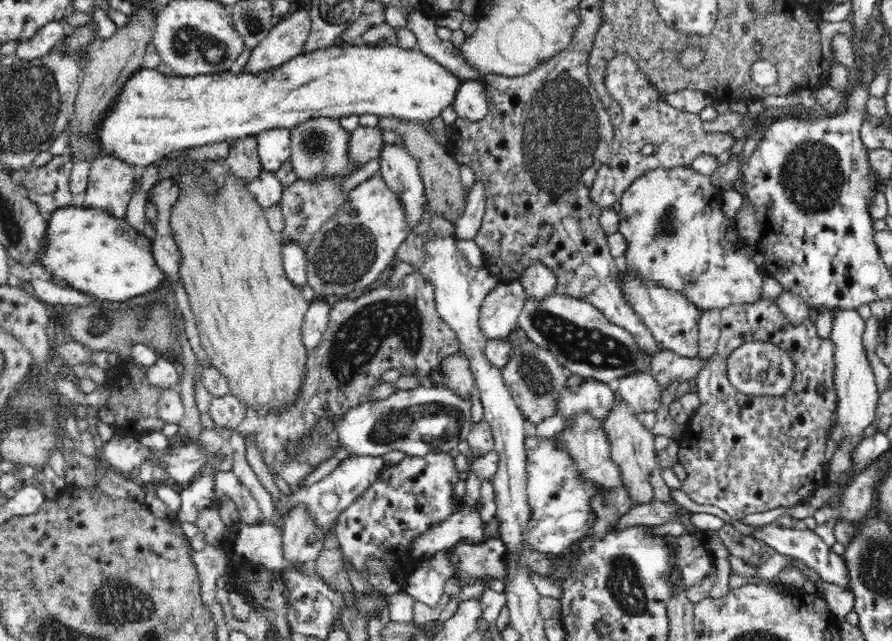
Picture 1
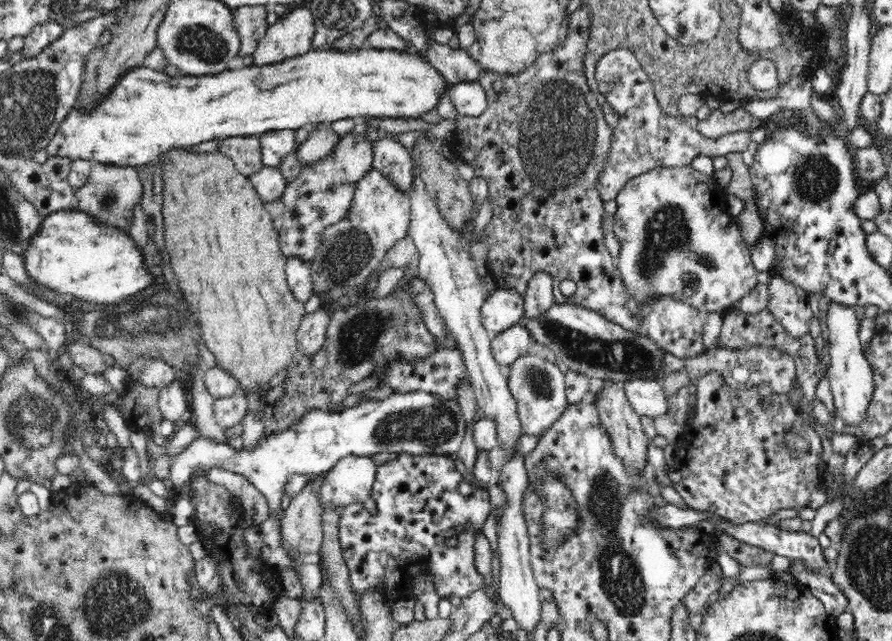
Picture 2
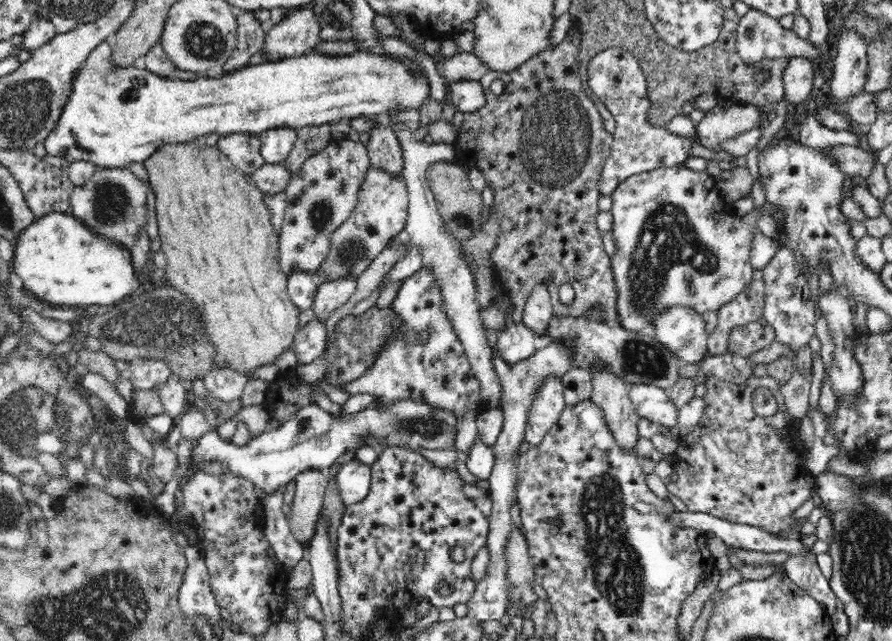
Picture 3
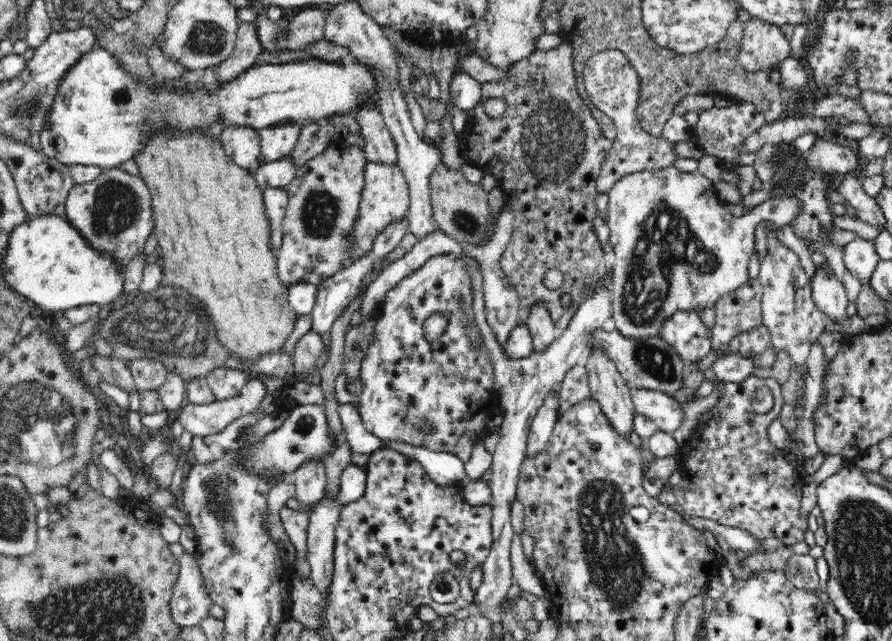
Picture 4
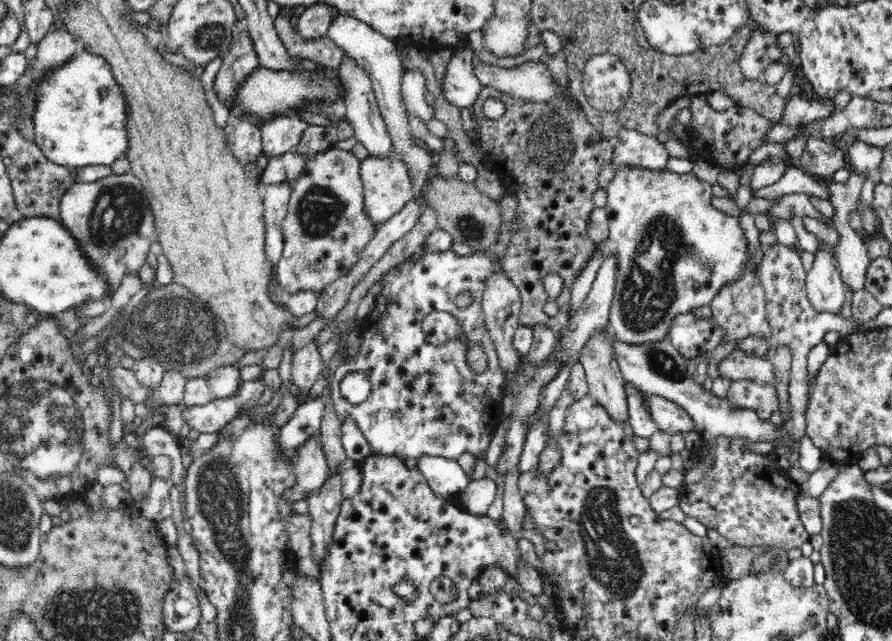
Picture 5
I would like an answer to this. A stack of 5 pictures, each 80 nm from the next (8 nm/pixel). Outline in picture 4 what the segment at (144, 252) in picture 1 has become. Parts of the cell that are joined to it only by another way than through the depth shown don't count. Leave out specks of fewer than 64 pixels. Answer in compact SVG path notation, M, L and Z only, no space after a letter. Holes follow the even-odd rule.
M65 216L28 218L14 228L7 243L2 276L10 288L28 298L40 311L57 314L84 304L104 305L118 302L122 294L122 272L116 270L112 255L96 251Z

